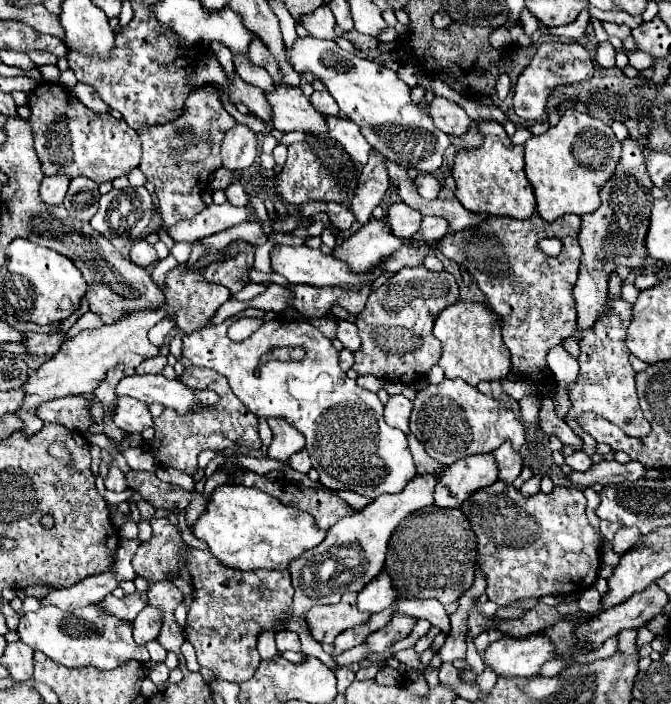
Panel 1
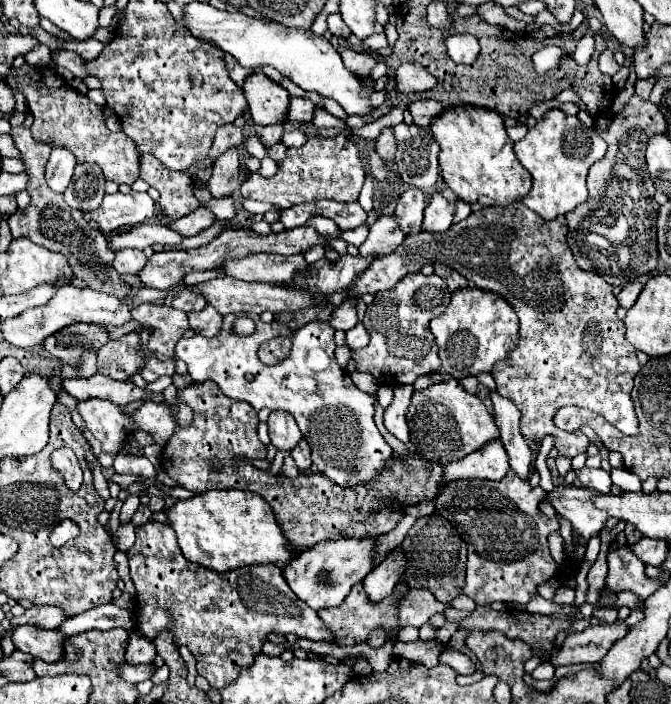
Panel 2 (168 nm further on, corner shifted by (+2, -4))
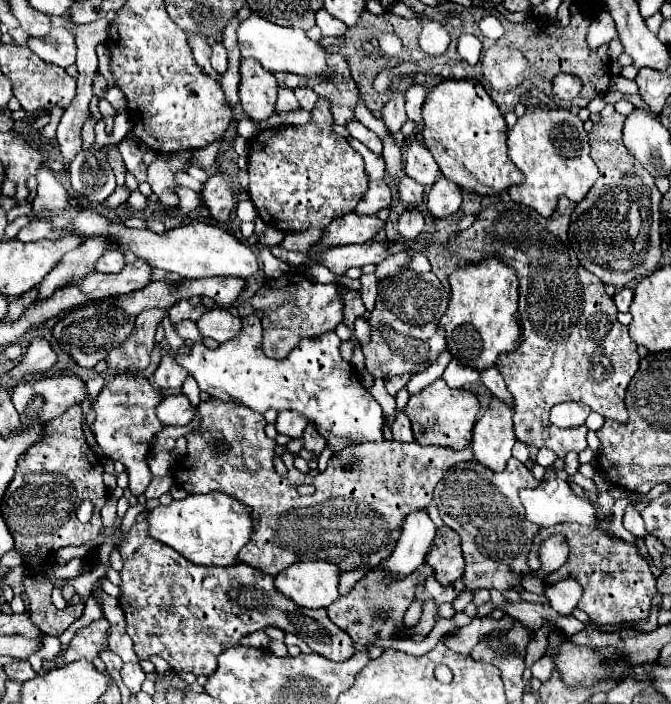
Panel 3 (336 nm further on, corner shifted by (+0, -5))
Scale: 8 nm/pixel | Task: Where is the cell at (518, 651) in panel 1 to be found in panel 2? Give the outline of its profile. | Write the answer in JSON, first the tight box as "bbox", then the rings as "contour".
{"bbox":[532,620,630,668],"contour":[[[616,620],[614,624],[588,626],[582,632],[568,634],[560,642],[560,646],[556,640],[552,640],[552,648],[548,654],[544,654],[542,648],[532,646],[532,656],[540,658],[542,662],[550,662],[554,668],[582,662],[596,664],[602,656],[606,656],[614,640],[622,638],[628,630],[630,626],[624,620]]]}

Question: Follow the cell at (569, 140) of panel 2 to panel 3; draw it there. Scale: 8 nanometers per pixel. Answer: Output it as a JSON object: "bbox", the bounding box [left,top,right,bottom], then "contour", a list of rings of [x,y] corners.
{"bbox":[508,107,598,217],"contour":[[[534,107],[534,111],[524,113],[522,117],[518,117],[516,125],[512,129],[508,129],[508,157],[512,159],[512,163],[524,173],[524,183],[514,185],[508,189],[508,195],[518,201],[524,203],[532,209],[536,209],[542,217],[550,217],[558,205],[558,197],[566,195],[572,201],[582,201],[584,195],[590,191],[590,187],[596,183],[598,179],[598,167],[594,165],[594,161],[590,159],[590,145],[588,145],[588,133],[584,131],[584,123],[572,115],[568,109],[556,109],[556,107]]]}

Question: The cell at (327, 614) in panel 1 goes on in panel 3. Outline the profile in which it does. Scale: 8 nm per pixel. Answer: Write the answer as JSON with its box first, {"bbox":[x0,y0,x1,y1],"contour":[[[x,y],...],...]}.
{"bbox":[328,567,432,647],"contour":[[[422,567],[416,569],[414,573],[402,577],[402,579],[392,579],[390,573],[382,571],[382,569],[372,569],[368,571],[354,587],[348,595],[338,597],[338,601],[334,601],[328,607],[328,617],[340,627],[346,629],[346,633],[352,637],[352,641],[360,647],[366,647],[368,643],[372,643],[376,637],[390,637],[390,633],[396,629],[396,623],[402,621],[408,605],[414,599],[414,591],[416,591],[416,583],[418,577],[426,573],[432,575],[432,569]]]}

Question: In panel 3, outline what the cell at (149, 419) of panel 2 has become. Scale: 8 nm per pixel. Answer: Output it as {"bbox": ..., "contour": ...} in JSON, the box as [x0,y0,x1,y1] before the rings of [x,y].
{"bbox":[156,393,196,425],"contour":[[[184,393],[166,397],[156,409],[156,415],[164,425],[188,425],[194,419],[194,413],[196,409]]]}

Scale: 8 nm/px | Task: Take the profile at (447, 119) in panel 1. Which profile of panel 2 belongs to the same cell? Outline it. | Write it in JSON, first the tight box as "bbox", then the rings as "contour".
{"bbox":[410,100,444,128],"contour":[[[416,100],[410,104],[410,112],[414,116],[414,124],[428,128],[432,124],[432,120],[436,116],[440,116],[440,112],[444,110],[444,106],[436,100]]]}

